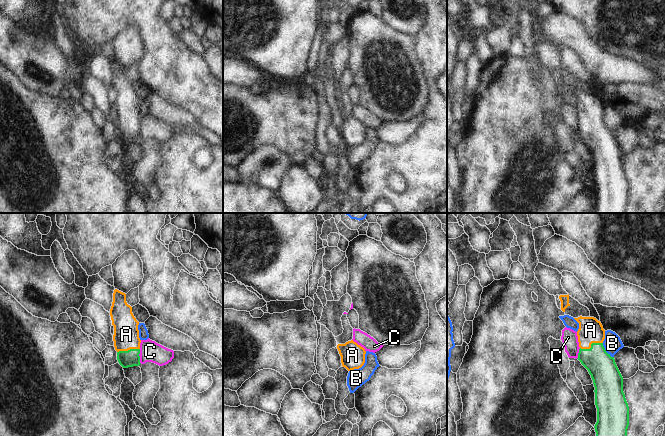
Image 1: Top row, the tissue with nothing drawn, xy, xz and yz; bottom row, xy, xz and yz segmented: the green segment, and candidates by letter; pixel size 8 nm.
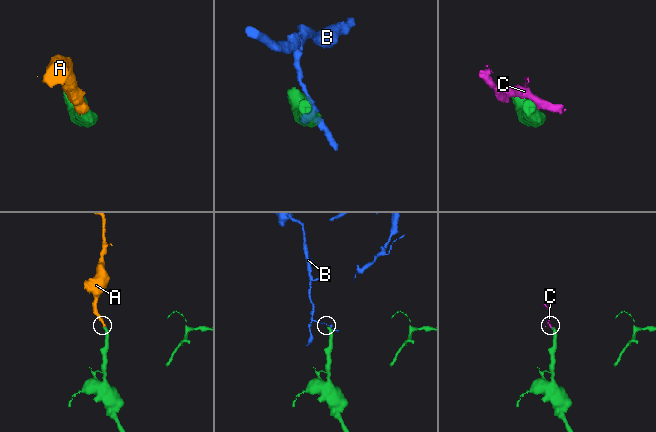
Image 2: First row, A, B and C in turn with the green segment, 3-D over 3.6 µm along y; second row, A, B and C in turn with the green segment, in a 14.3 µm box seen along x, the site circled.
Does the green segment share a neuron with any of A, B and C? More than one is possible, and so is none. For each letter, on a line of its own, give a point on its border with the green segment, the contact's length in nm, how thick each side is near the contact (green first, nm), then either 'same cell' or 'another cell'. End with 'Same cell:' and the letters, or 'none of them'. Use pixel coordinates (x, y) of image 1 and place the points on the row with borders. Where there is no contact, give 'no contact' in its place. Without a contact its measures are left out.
A: yz (591, 345) | 190 nm | 220/190 nm | same cell
B: yz (605, 351) | 150 nm | 240/150 nm | another cell
C: xy (139, 356) | 120 nm | 140/170 nm | another cell
Same cell: A

